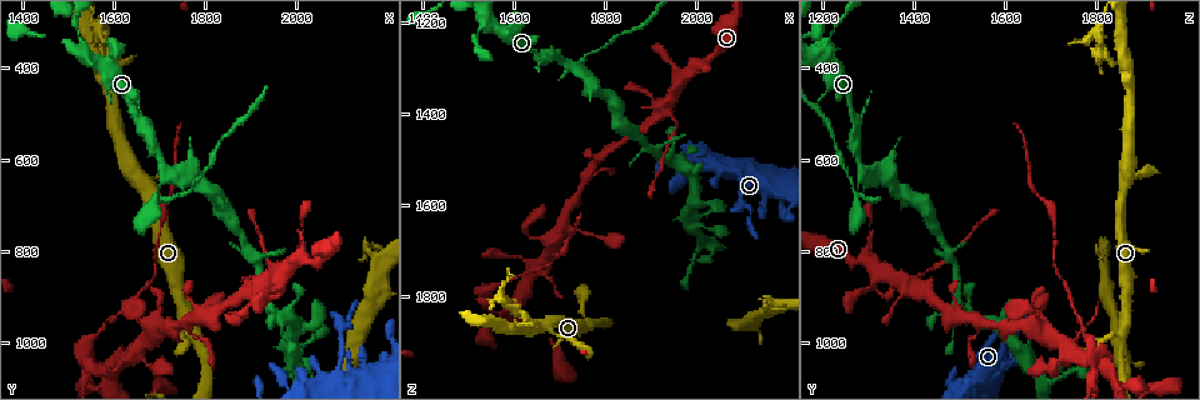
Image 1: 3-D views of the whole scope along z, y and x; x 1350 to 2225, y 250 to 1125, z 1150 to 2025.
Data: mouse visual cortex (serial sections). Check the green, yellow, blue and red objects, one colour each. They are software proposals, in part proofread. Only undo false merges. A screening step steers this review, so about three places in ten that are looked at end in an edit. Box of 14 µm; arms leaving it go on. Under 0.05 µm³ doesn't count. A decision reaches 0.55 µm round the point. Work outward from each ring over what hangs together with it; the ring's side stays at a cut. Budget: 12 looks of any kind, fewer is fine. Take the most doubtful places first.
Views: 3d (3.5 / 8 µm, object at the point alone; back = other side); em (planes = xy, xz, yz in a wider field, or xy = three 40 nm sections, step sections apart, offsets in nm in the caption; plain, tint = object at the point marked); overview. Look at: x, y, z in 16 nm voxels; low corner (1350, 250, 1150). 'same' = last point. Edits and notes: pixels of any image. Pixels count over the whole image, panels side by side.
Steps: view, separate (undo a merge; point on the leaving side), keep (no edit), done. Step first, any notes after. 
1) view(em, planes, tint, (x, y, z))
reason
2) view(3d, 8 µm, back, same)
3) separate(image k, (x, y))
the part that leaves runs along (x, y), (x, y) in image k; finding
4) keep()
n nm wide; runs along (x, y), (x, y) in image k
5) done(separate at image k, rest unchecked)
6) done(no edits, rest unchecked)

view(3d, 8 µm, (1750, 675, 1285))
calibre changes

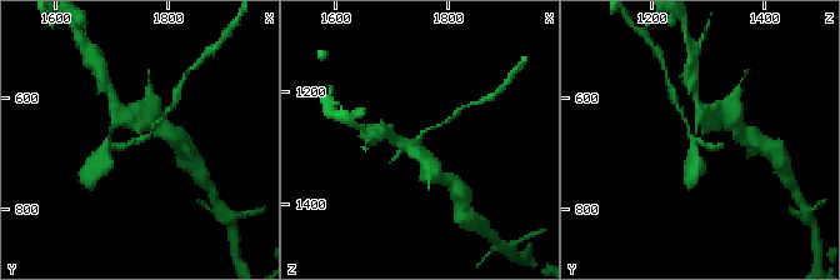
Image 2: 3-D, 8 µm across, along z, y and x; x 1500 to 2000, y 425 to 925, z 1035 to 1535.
view(3d, 3.5 µm, (1750, 670, 1290))

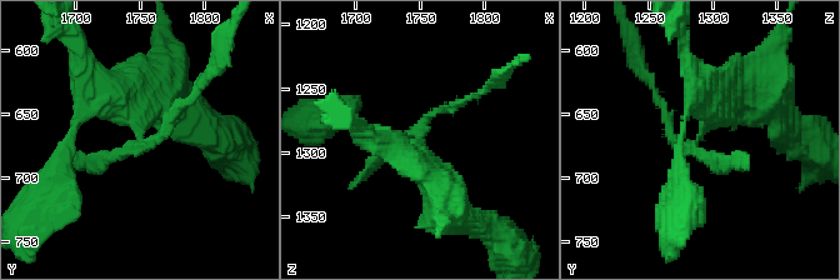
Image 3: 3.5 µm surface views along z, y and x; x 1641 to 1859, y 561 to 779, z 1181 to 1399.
view(em, xy, step 1, tint, (1750, 670, 1286))
need the tissue

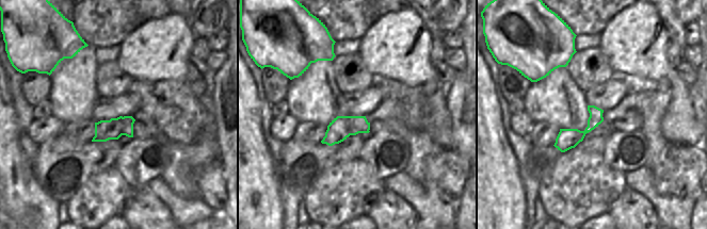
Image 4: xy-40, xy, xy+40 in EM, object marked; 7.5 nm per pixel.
separate(image 3, (98, 160))
the part that leaves runs along (420, 129), (439, 109), (496, 80) in image 3; a second cell is stuck on

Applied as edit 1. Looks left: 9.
view(overview)
redraw

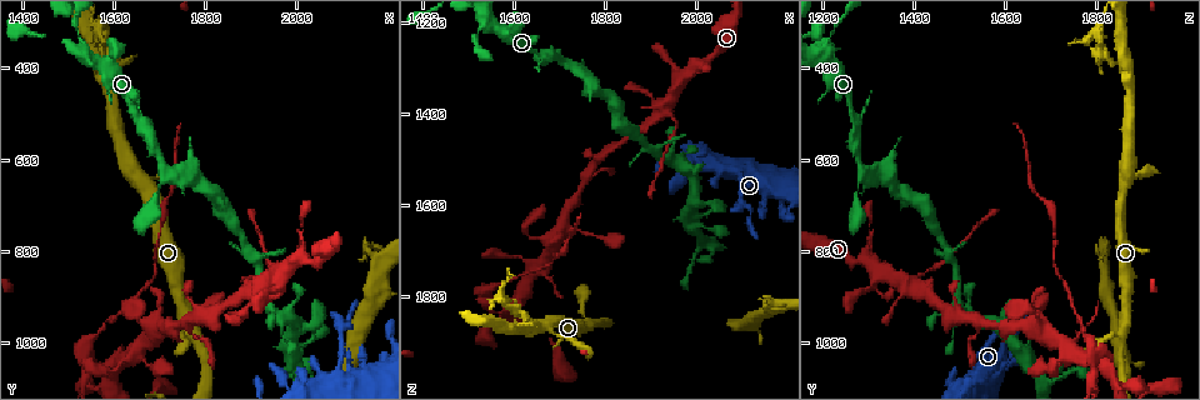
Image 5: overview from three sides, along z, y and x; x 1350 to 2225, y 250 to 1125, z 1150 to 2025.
view(3d, 8 µm, (1590, 400, 1865))
thin arm on a thick one

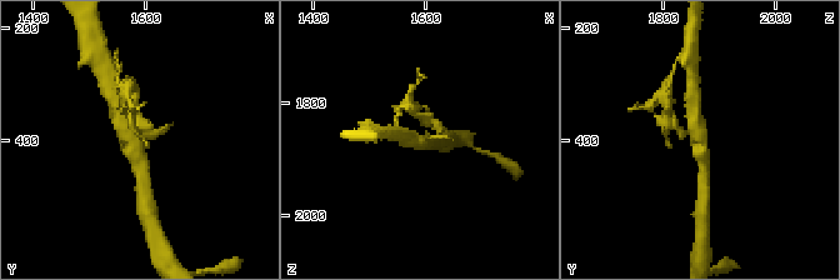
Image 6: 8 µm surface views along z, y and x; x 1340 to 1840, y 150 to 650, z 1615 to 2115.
view(em, xy, step 2, tint, (1585, 400, 1870))
3 arms; arms of 100, 300, 450 nm; shape alone is not enough

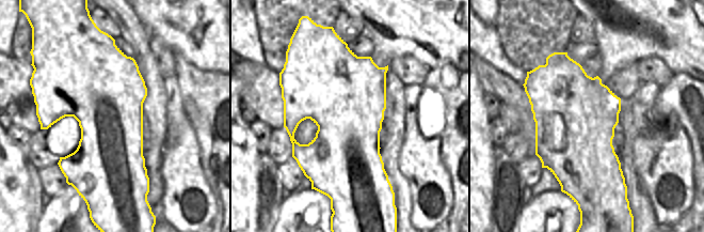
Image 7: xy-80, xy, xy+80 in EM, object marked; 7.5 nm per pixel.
keep()
runs along (143, 175), (136, 139), (119, 109) in image 6; continuous, no second cell

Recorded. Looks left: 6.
view(3d, 3.5 µm, back, (1930, 870, 1405))
thin arm on a thick one

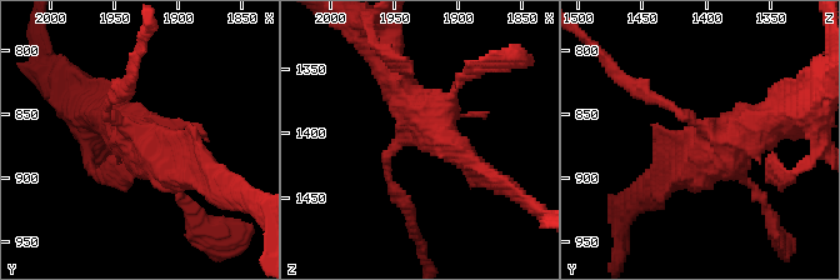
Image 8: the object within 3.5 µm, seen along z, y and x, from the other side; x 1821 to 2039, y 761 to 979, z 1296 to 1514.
view(em, xy, step 5, tint, (1934, 864, 1398))

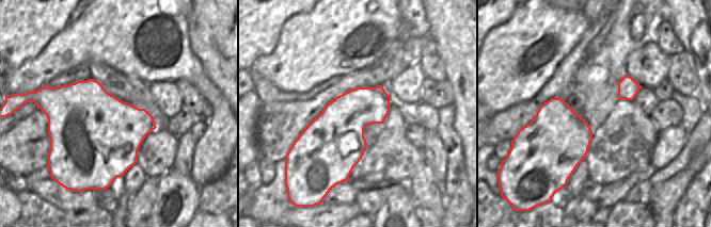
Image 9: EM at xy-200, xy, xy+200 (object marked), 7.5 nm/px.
separate(image 8, (393, 188))
the part that leaves runs along (691, 120), (621, 81), (601, 54) in image 8; a second cell is stuck on

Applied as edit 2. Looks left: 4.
view(3d, 3.5 µm, (1540, 1015, 1790))
three arms meet

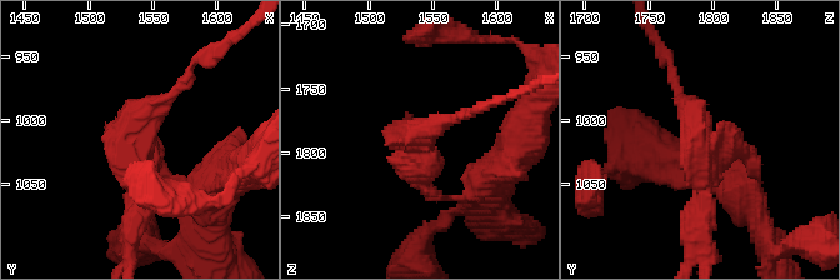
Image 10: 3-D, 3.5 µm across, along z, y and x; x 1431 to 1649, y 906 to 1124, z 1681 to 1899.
view(em, xy, step 3, tint, (1540, 1020, 1796))
3 arms; arms of 150, 200, 200 nm; need the tissue

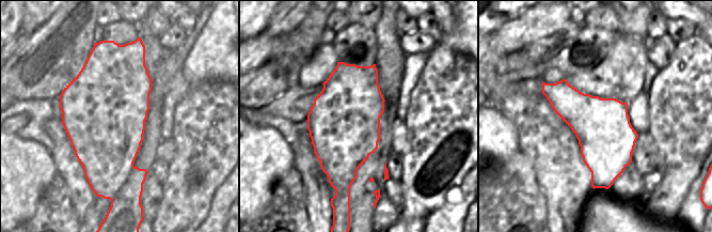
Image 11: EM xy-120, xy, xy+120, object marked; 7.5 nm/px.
separate(image 10, (413, 129))
the part that leaves runs along (416, 150), (424, 131), (478, 109) in image 10; two cells meet here

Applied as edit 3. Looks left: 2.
done(separate at image 3, separate at image 8, separate at image 10, rest unchecked)

